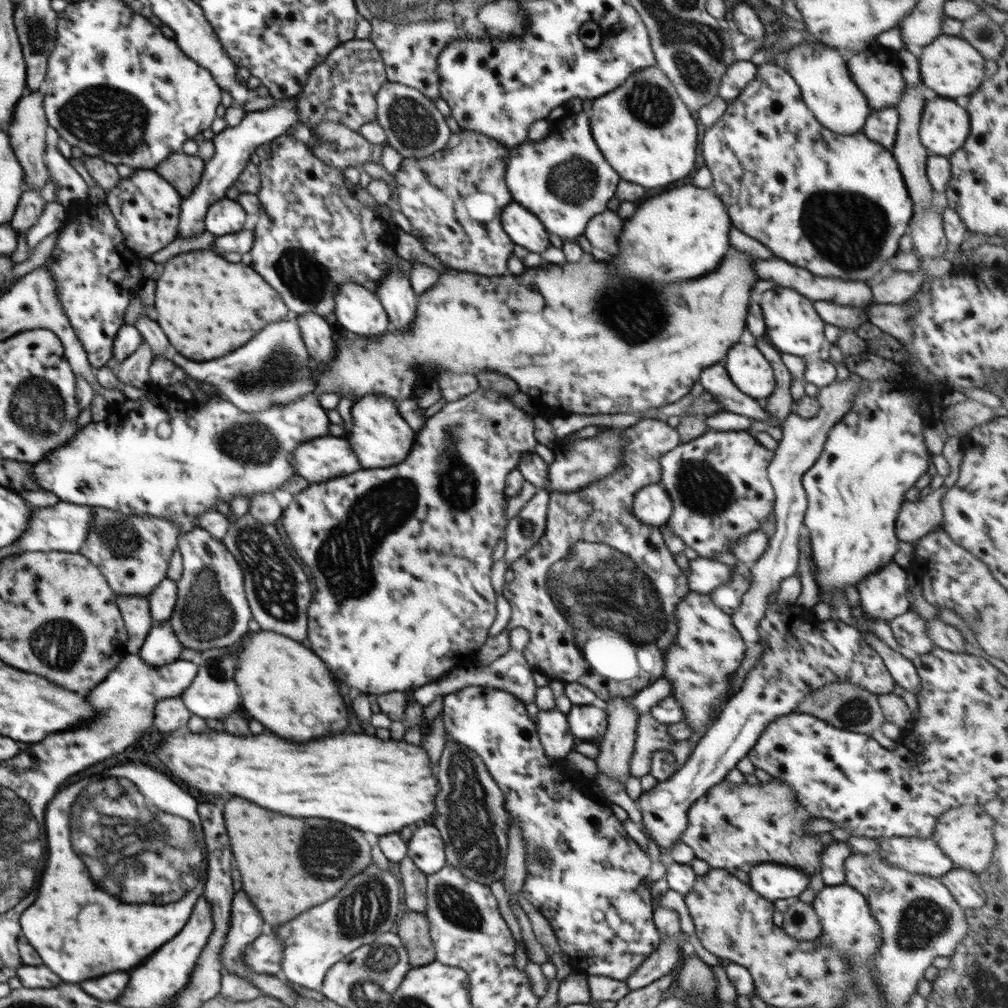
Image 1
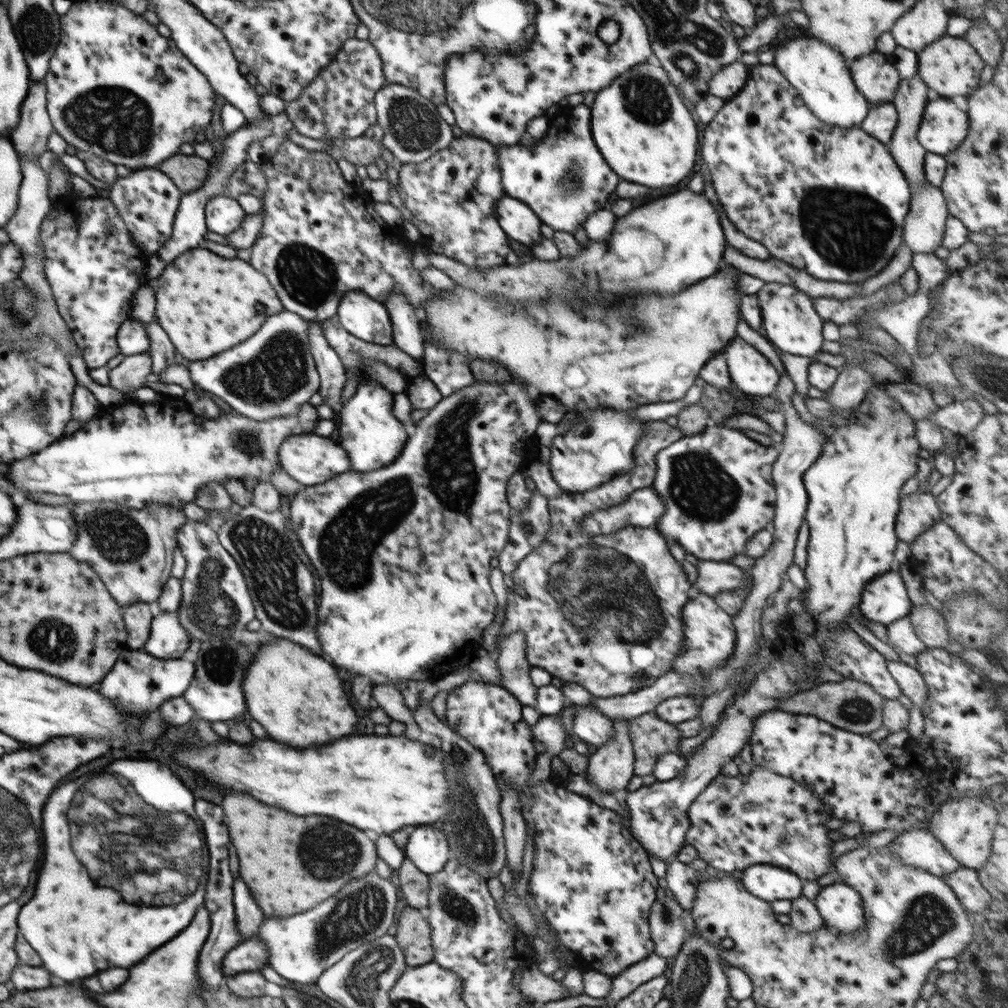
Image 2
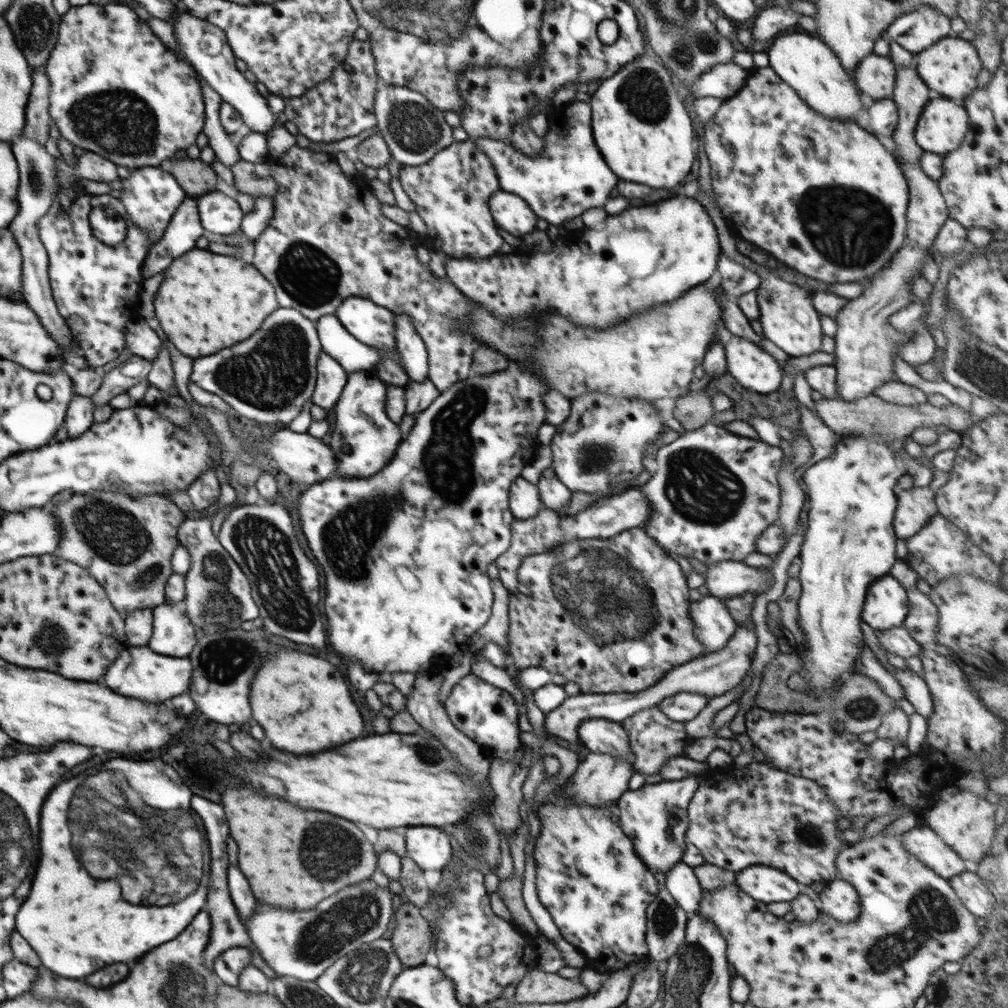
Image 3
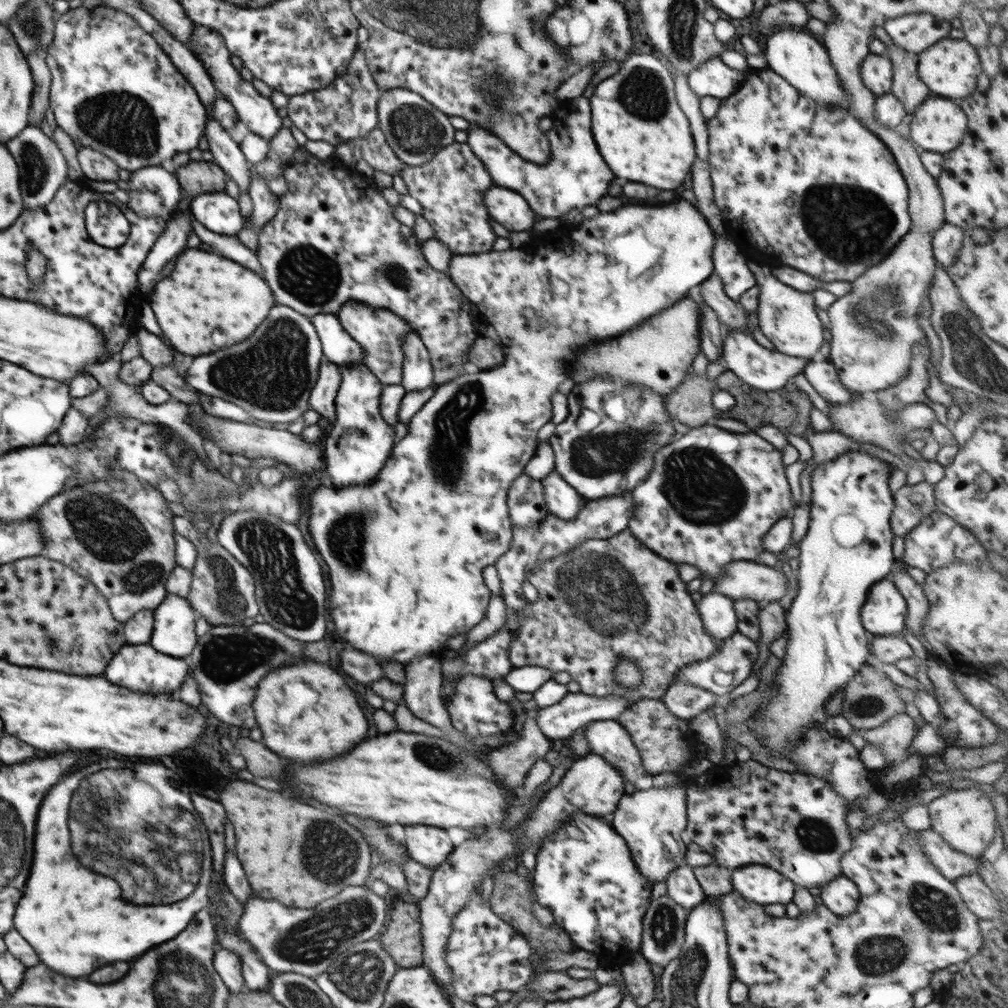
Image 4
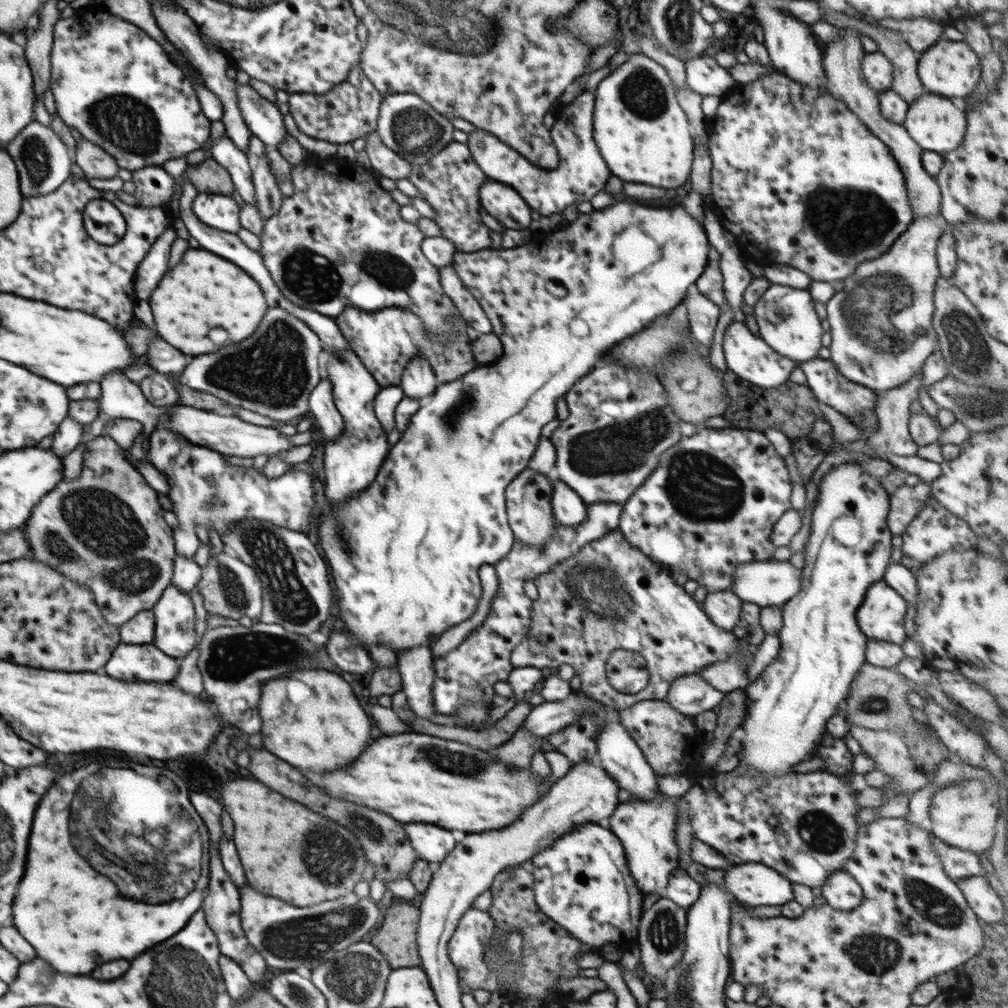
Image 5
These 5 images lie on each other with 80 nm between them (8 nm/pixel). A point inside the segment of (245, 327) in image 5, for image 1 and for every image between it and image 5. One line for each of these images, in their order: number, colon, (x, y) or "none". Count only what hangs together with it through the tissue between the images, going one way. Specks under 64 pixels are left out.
1: (207, 307)
2: (207, 304)
3: (207, 302)
4: (205, 292)

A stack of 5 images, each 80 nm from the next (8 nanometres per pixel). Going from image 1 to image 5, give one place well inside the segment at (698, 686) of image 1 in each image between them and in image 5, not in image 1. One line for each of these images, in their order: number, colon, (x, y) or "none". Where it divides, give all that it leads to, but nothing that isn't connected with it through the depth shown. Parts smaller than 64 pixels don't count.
2: (709, 635)
3: (714, 626)
4: (716, 611)
5: (723, 608)

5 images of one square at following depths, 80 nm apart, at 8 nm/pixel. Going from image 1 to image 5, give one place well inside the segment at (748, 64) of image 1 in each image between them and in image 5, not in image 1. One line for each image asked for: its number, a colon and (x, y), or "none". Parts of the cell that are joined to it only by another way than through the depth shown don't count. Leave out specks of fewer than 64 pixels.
2: (727, 82)
3: (722, 81)
4: (713, 78)
5: (703, 74)

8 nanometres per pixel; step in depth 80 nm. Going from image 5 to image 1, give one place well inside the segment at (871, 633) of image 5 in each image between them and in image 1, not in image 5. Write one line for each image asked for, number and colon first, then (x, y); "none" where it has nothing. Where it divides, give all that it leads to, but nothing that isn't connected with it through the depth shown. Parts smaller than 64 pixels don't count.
1: (883, 594)
2: (884, 599)
3: (886, 605)
4: (884, 613)

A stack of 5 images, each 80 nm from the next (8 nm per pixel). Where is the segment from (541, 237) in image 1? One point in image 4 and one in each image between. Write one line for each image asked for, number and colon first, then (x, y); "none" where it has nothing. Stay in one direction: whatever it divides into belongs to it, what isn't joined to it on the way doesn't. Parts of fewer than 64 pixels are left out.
2: (519, 222)
3: (512, 214)
4: (508, 208)

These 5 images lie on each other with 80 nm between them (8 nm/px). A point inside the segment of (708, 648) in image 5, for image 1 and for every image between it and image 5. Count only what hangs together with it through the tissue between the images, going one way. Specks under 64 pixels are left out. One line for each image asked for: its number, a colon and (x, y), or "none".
1: (595, 598)
2: (604, 611)
3: (612, 615)
4: (604, 599)

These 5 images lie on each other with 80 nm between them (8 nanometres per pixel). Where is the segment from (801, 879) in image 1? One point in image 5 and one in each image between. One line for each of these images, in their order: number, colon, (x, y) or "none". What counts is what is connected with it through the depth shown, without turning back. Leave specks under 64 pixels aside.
2: (769, 882)
3: (766, 884)
4: (764, 885)
5: (756, 885)

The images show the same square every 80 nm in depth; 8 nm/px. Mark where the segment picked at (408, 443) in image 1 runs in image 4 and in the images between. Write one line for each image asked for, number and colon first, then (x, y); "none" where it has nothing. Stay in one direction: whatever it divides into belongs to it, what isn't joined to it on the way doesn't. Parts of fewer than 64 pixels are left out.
2: (373, 437)
3: (364, 439)
4: (361, 441)

